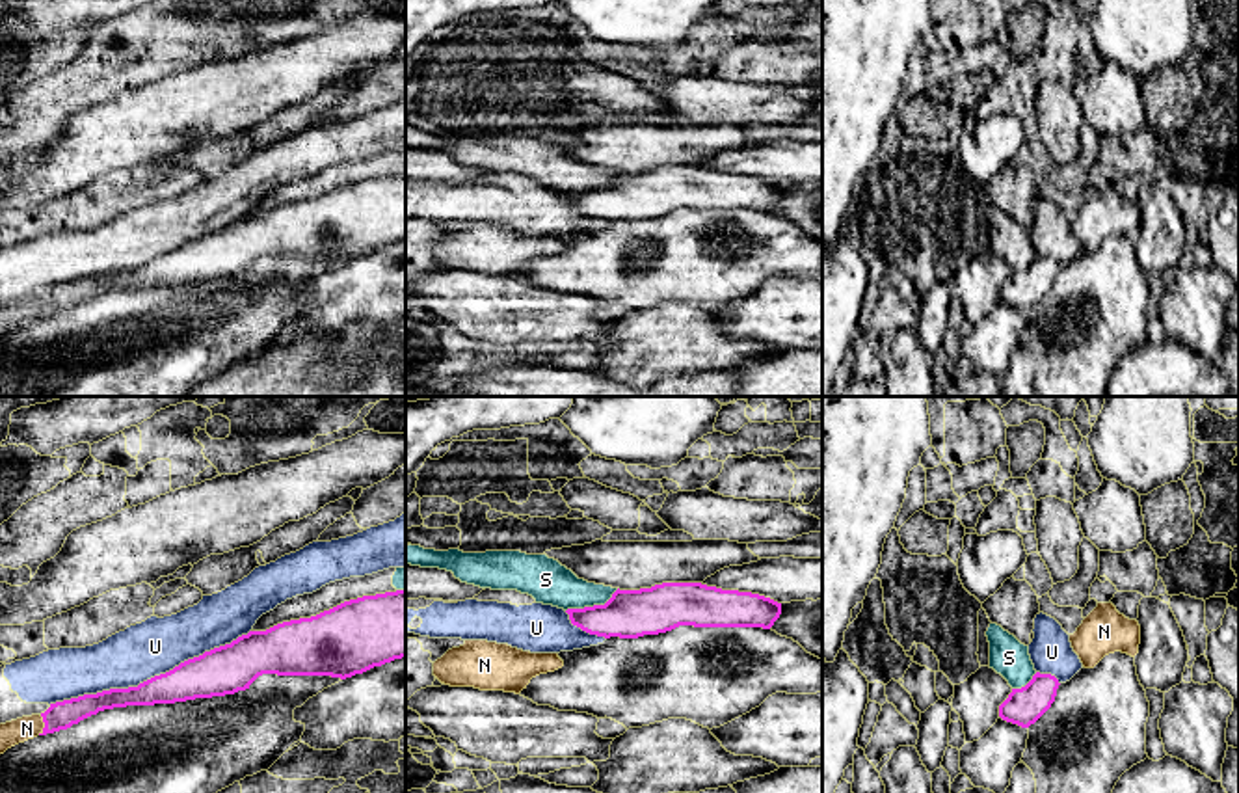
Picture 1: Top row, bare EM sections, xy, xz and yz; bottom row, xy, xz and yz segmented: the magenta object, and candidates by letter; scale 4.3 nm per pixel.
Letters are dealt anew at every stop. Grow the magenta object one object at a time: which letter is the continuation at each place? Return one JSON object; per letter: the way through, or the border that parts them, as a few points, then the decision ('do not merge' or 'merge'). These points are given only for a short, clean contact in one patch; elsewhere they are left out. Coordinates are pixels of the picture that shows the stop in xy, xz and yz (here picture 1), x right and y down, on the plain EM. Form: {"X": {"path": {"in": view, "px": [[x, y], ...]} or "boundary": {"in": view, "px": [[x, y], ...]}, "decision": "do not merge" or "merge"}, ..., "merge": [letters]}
{"N": {"decision": "do not merge"}, "S": {"decision": "do not merge"}, "U": {"decision": "do not merge"}, "merge": []}

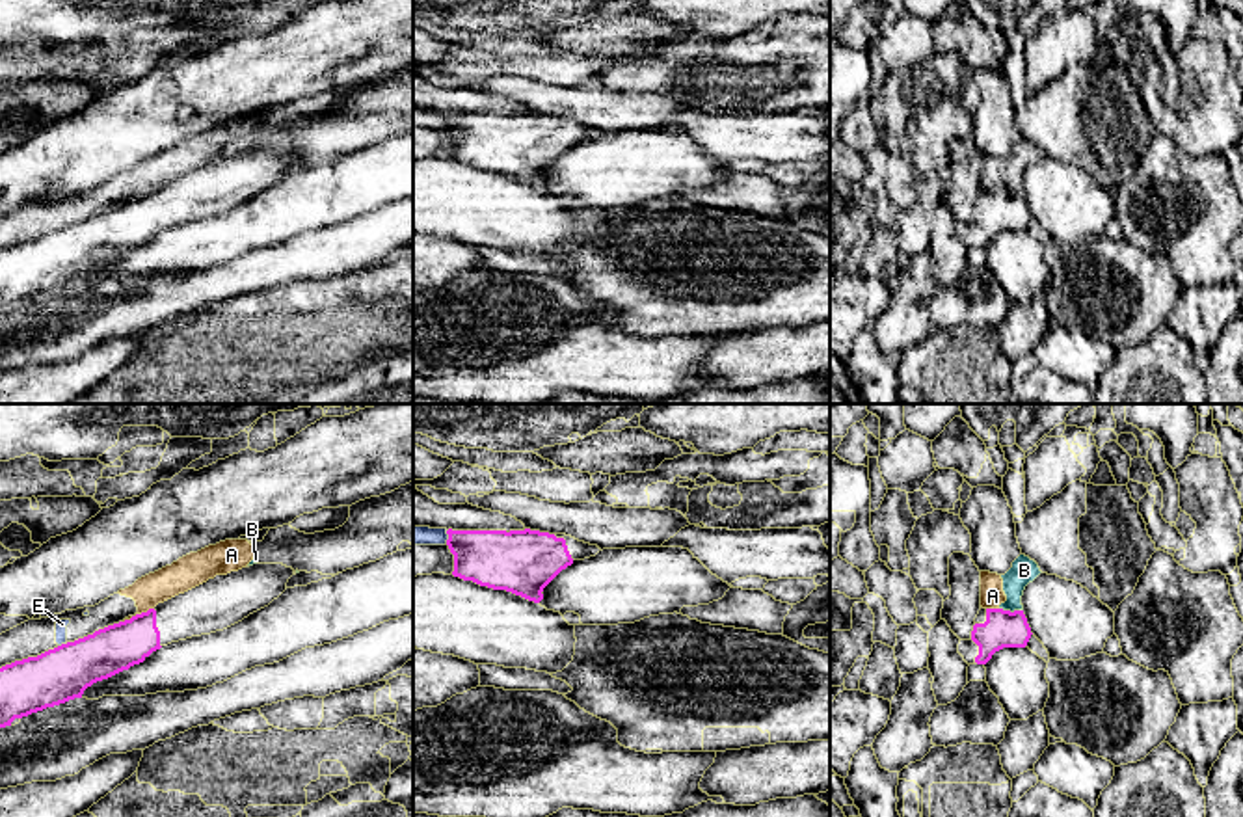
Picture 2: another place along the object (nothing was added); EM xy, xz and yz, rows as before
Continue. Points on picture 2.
{"A": {"boundary": {"in": "xy", "px": [[153, 190], [123, 205]]}, "decision": "do not merge"}, "B": {"boundary": {"in": "yz", "px": [[1000, 190], [1022, 194]]}, "decision": "do not merge"}, "E": {"decision": "do not merge"}, "merge": []}

